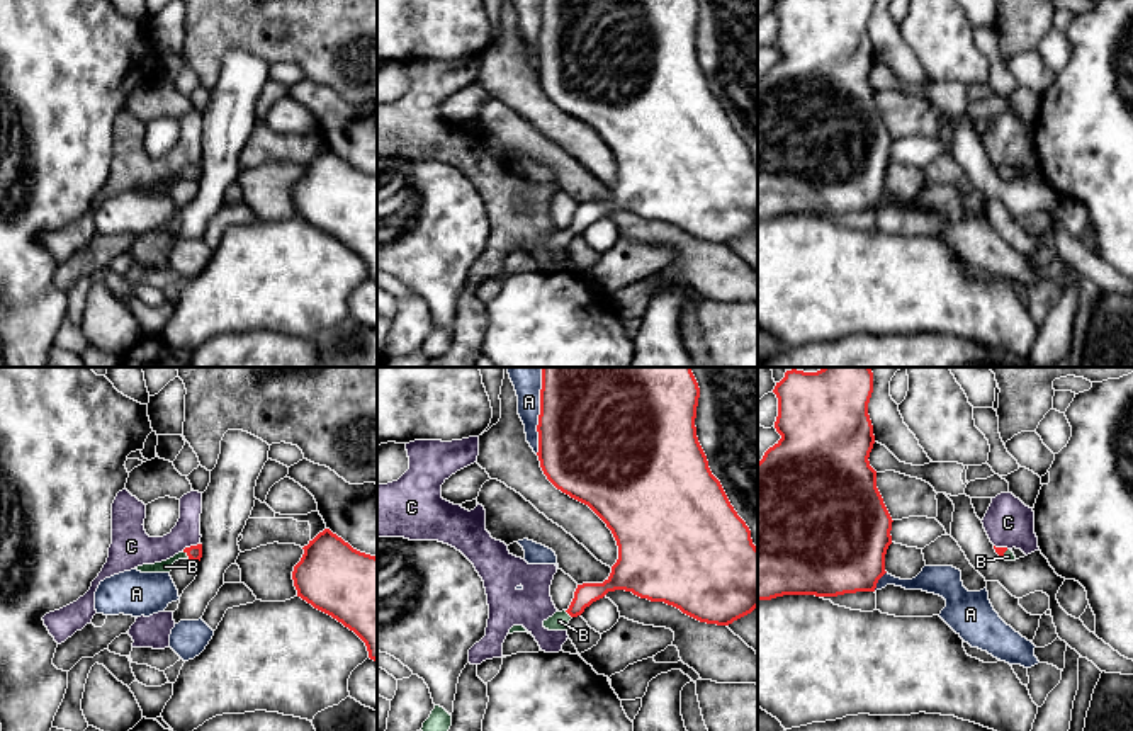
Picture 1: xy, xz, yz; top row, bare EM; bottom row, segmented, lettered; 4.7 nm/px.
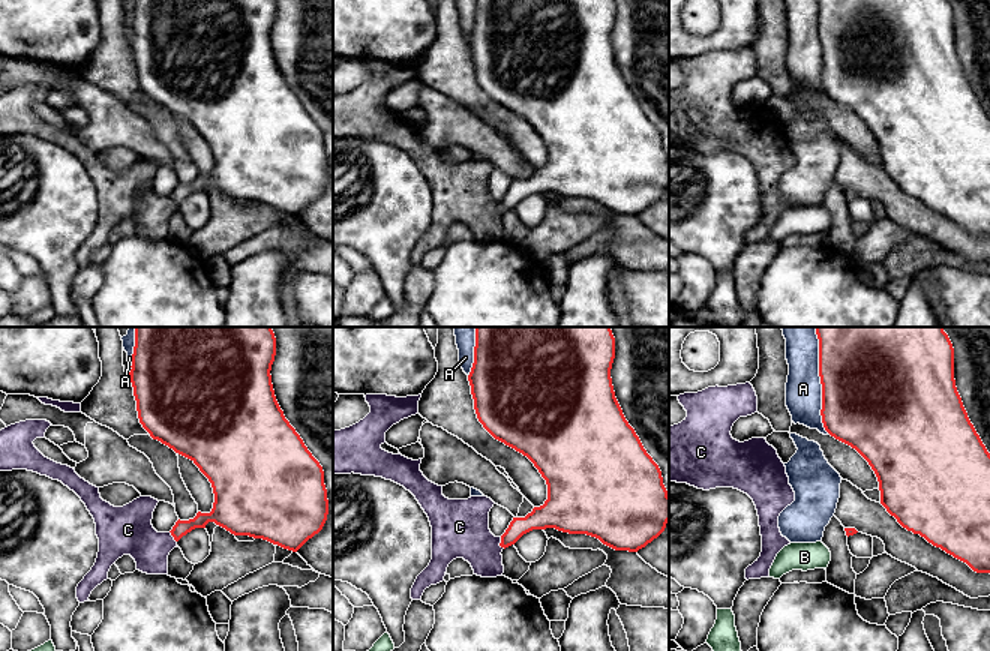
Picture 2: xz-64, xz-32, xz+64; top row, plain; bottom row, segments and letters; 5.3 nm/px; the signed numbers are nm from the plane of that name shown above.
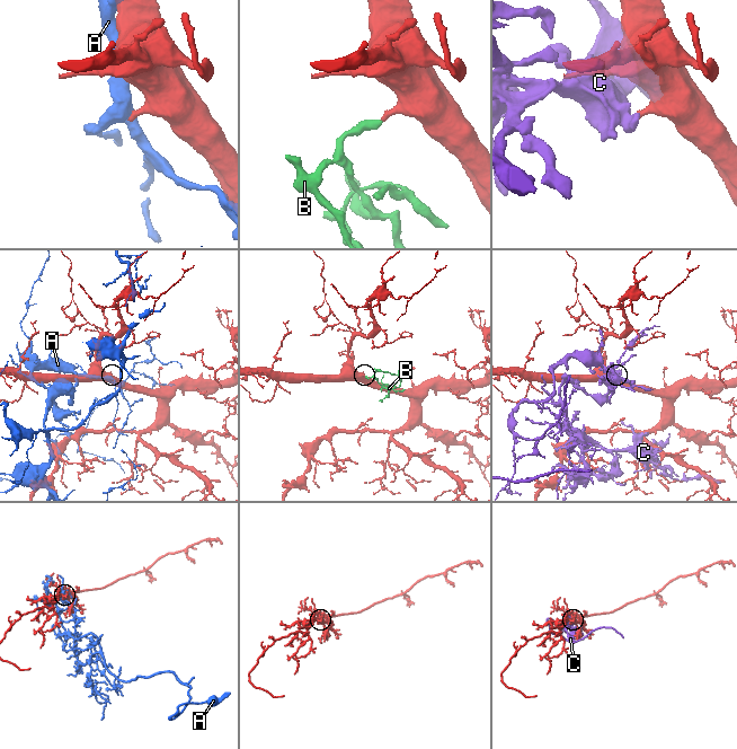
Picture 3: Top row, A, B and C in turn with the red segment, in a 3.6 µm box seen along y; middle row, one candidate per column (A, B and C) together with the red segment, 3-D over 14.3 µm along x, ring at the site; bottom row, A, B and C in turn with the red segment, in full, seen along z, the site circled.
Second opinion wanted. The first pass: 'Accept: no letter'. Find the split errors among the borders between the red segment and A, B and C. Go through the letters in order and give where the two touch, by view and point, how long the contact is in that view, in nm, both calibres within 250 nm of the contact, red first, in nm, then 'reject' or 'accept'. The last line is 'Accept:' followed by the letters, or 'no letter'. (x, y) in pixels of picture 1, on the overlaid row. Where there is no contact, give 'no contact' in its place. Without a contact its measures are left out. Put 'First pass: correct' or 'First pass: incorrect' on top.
First pass: incorrect
A: xz (541, 410) | 400 nm | 500/160 nm | reject
B: xy (187, 555) | 50 nm | 70/60 nm | accept
C: xy (191, 546) | 90 nm | 70/160 nm | reject
Accept: B

